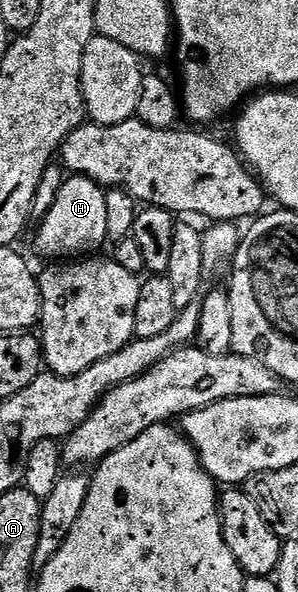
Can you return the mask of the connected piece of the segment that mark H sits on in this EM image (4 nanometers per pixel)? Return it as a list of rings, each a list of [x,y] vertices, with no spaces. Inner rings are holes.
[[[71,175],[59,191],[55,205],[42,218],[37,233],[37,249],[45,257],[55,261],[75,259],[92,254],[108,240],[106,190],[84,175]]]

